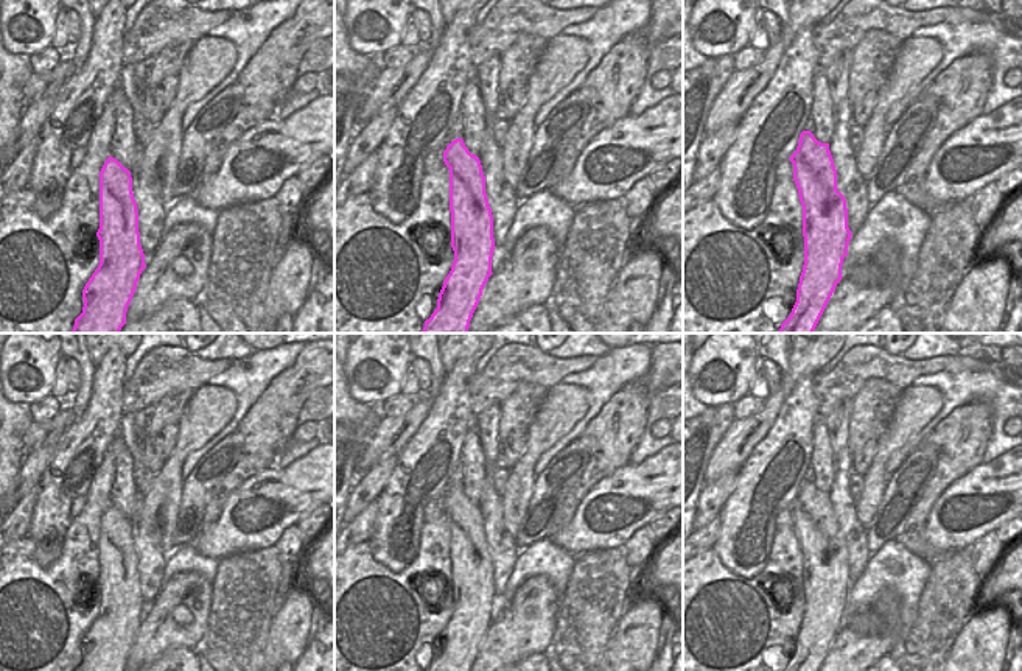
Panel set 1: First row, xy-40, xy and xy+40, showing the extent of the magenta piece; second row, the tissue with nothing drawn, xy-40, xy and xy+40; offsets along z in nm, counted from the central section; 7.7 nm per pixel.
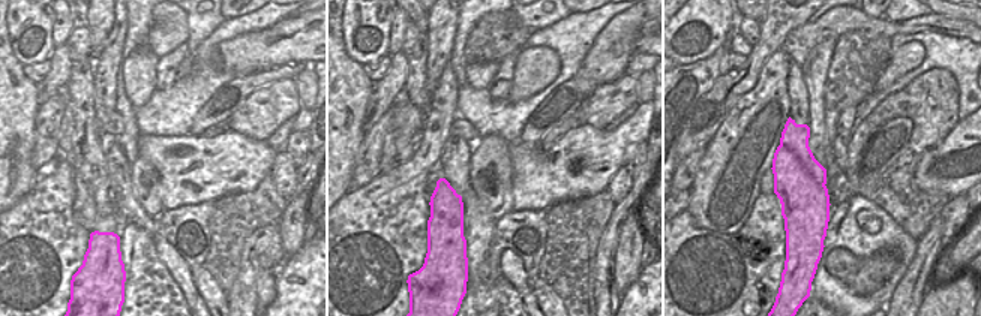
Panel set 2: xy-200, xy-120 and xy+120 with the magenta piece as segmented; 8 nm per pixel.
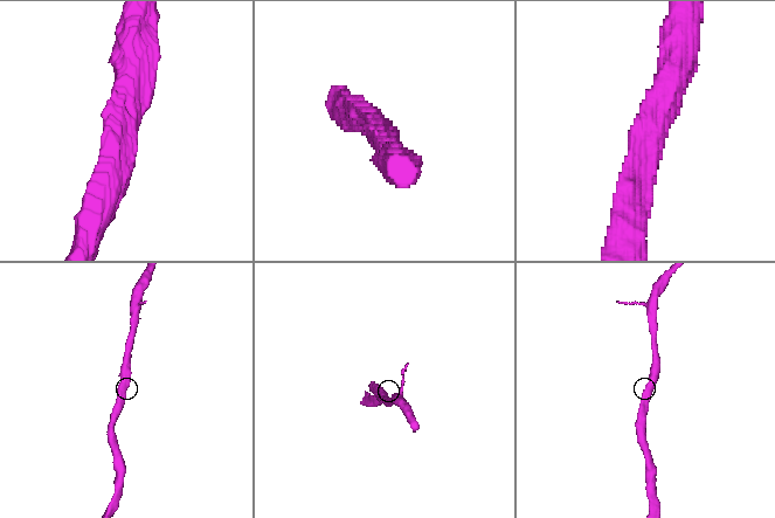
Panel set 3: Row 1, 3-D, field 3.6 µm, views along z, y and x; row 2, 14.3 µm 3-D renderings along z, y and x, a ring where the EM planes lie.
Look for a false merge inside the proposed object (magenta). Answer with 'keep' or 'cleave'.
keep

